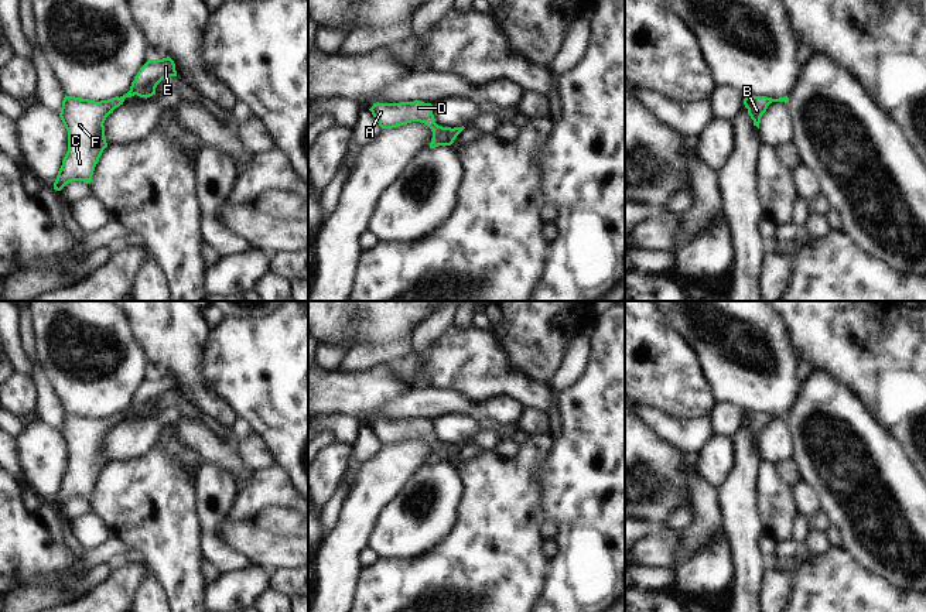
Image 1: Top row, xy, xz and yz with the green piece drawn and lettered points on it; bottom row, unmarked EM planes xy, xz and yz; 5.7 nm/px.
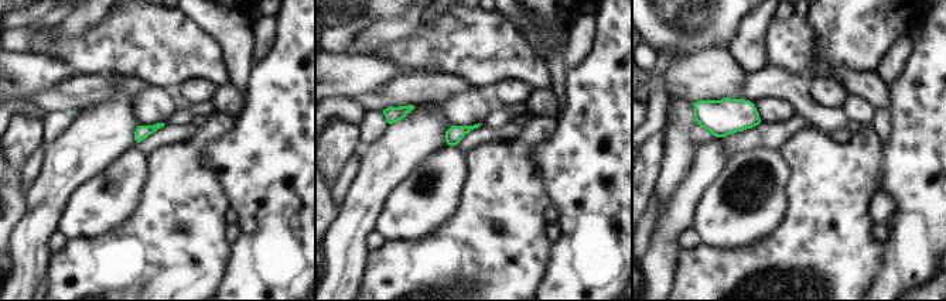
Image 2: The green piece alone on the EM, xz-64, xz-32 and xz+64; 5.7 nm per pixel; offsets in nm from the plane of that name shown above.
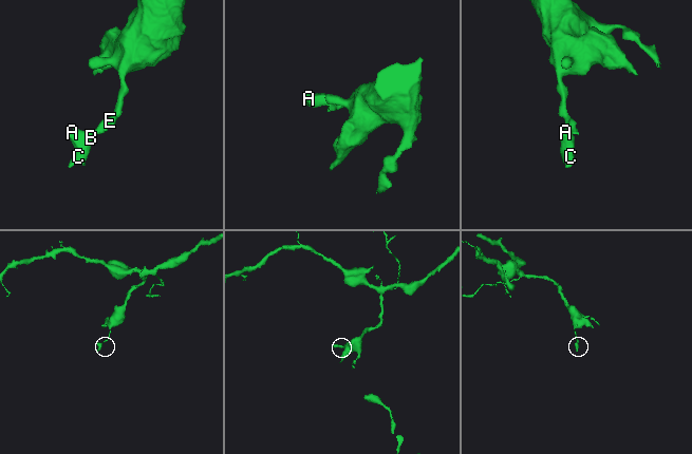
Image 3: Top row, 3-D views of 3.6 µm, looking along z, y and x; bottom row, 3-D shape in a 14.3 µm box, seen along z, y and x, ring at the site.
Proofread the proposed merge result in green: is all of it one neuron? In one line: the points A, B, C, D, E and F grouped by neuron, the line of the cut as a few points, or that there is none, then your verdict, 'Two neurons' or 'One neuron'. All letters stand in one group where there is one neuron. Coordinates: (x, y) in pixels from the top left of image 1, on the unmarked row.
Groups: A B C D E F. No split. One neuron.

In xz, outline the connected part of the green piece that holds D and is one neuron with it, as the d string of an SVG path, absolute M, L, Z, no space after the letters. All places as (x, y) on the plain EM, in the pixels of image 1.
M420 417L400 420L373 420L369 425L382 445L393 445L411 438L420 438L428 442L433 448L430 465L438 462L451 462L457 452L465 445L443 444L435 440L433 421Z

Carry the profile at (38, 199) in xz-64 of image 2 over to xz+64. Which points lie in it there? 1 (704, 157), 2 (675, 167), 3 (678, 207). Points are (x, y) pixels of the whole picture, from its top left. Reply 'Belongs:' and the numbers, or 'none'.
Belongs: 1, 3

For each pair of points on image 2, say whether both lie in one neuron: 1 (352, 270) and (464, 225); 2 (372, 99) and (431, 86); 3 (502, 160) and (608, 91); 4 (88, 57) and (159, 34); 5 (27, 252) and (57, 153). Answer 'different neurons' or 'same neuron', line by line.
1: different neurons
2: same neuron
3: different neurons
4: same neuron
5: same neuron

